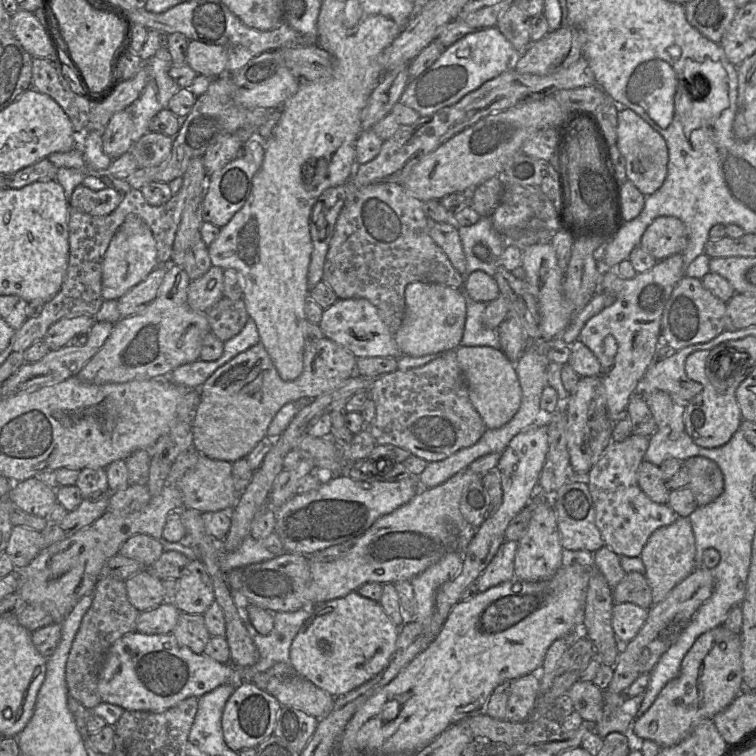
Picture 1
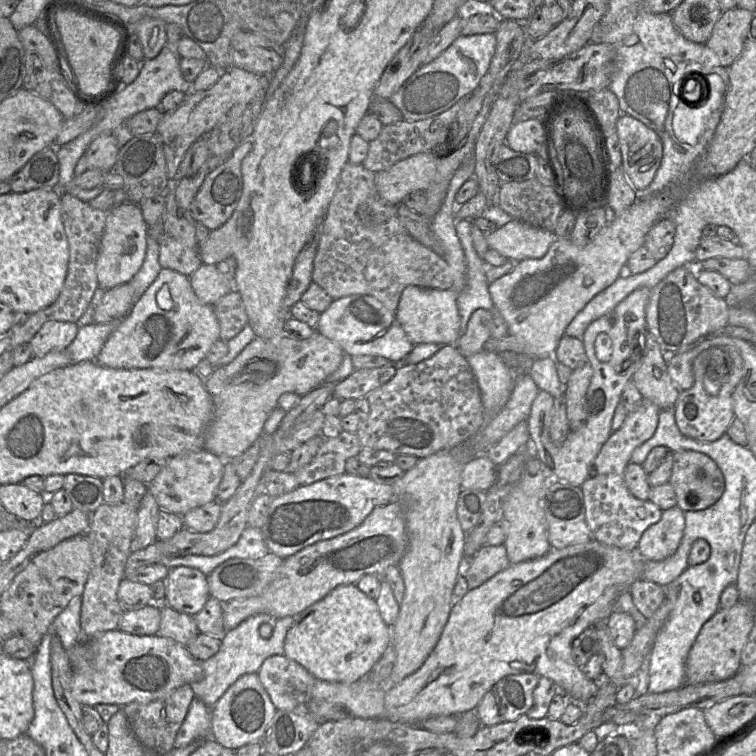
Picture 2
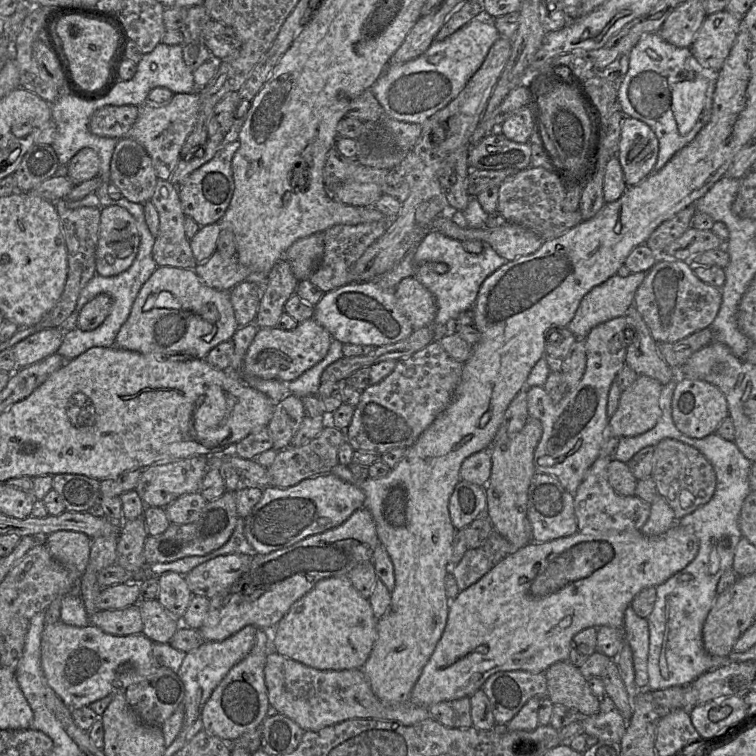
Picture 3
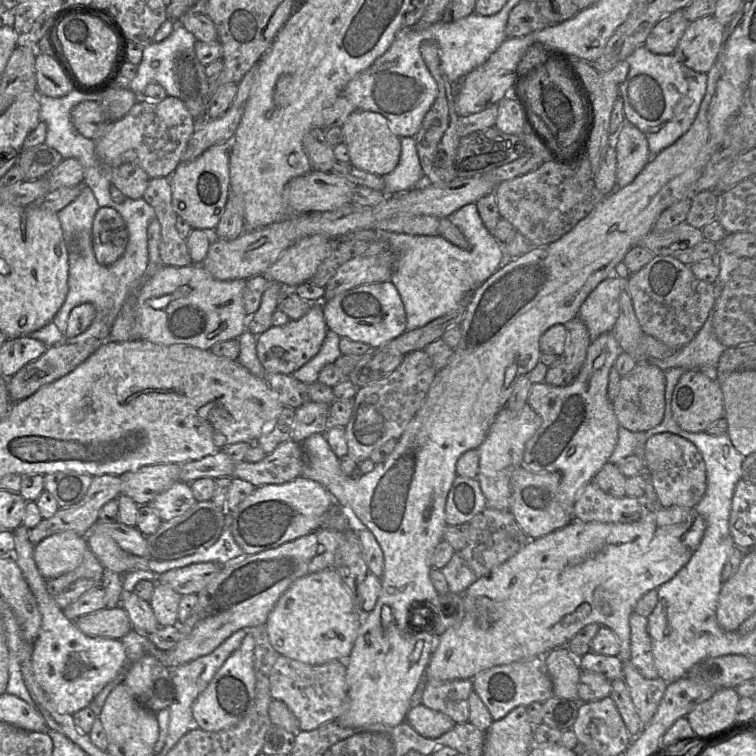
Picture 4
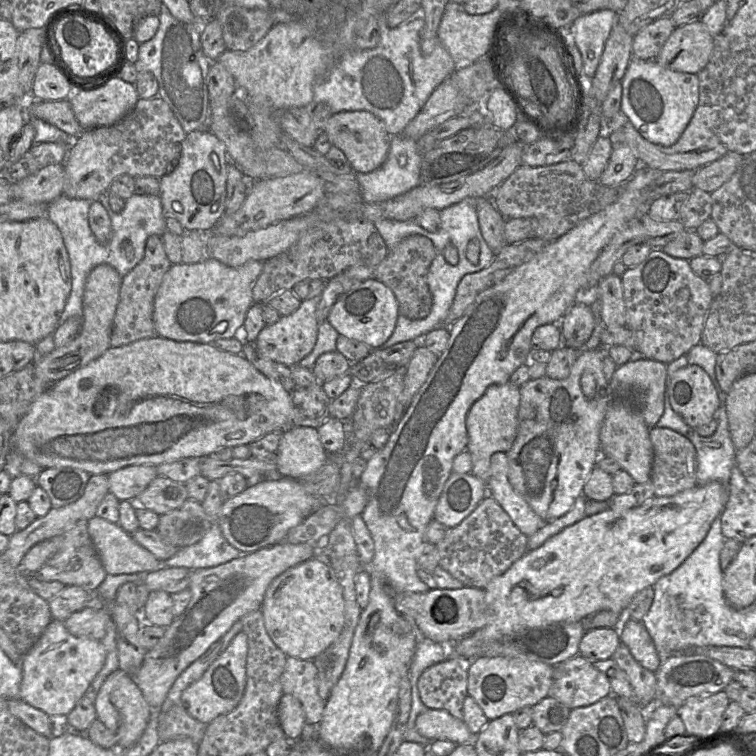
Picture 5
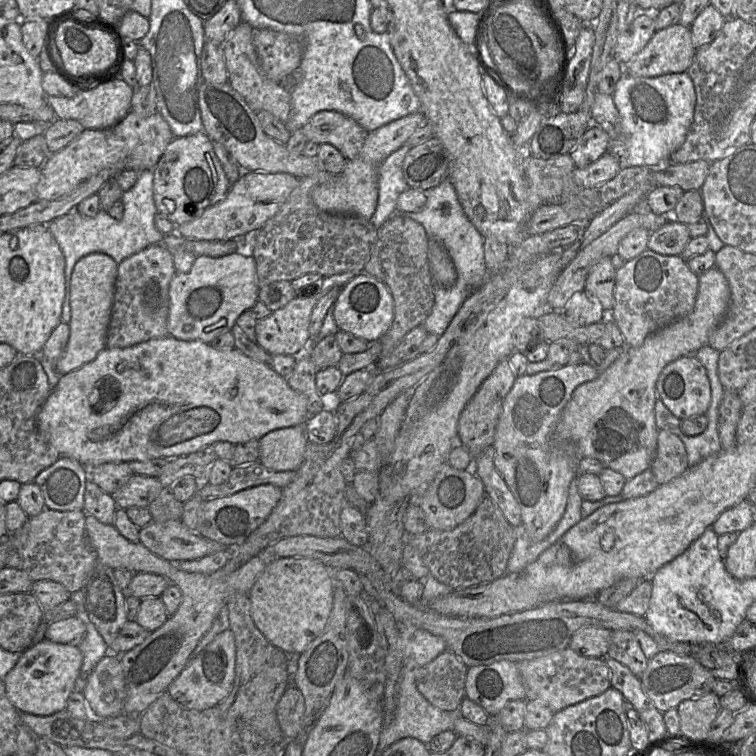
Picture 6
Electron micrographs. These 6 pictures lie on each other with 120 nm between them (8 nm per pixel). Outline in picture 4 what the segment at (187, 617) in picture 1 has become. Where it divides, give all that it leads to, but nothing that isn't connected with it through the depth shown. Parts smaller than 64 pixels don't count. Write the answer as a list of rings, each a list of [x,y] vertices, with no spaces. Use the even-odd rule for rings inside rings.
[[[122,588],[120,606],[122,606],[128,614],[133,629],[137,632],[150,635],[160,627],[150,603],[139,598],[136,593],[124,593]]]

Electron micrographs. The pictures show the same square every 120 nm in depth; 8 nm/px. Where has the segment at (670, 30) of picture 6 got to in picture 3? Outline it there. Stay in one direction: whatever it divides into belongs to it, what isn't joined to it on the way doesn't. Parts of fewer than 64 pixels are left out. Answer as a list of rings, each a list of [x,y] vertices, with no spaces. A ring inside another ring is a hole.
[[[726,9],[707,15],[690,46],[703,67],[721,69],[739,32],[741,18]]]

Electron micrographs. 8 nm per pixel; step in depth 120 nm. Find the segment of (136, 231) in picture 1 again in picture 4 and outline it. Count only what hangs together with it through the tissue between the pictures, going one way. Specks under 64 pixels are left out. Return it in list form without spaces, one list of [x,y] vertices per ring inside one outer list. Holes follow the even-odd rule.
[[[99,208],[92,226],[93,251],[99,264],[108,266],[125,252],[128,230],[121,215],[113,208]]]

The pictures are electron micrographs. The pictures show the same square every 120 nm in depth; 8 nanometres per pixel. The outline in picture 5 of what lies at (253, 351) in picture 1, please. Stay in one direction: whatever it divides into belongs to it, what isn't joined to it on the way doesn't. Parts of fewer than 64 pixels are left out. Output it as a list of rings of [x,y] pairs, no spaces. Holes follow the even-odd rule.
[[[318,298],[302,300],[292,314],[281,316],[275,323],[265,325],[254,342],[259,353],[266,359],[288,367],[297,365],[309,355],[316,344],[320,324],[316,317],[317,304]]]

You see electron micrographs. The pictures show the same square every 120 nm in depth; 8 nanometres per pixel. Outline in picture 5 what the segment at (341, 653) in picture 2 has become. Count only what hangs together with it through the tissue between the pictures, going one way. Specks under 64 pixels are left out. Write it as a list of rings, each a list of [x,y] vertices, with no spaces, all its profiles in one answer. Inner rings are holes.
[[[312,558],[287,569],[269,584],[261,611],[267,633],[287,657],[313,660],[343,629],[343,590],[330,565]]]

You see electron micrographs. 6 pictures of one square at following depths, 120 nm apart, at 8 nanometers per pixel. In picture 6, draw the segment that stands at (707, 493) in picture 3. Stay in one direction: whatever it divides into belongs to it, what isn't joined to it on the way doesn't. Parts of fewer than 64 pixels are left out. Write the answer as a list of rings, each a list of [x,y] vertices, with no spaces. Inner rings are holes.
[[[667,430],[658,431],[656,454],[650,469],[659,485],[670,482],[689,469],[684,443],[677,435]]]

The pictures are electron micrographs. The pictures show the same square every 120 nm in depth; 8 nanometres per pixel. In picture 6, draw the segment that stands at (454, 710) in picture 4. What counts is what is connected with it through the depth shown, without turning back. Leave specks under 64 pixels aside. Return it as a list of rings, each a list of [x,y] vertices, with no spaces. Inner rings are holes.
[[[445,650],[416,672],[417,689],[433,706],[453,711],[466,698],[467,670],[453,652]]]

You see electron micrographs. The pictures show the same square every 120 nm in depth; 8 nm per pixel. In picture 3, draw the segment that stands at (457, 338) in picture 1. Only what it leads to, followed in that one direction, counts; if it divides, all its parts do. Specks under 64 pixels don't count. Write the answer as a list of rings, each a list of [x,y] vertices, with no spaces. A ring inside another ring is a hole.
[[[403,279],[396,287],[395,298],[414,329],[433,325],[437,313],[435,298],[418,280]]]

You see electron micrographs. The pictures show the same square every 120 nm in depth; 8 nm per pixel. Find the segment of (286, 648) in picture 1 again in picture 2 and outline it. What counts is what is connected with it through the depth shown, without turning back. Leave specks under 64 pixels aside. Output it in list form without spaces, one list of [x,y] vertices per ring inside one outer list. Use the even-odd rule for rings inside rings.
[[[259,613],[250,616],[237,627],[225,631],[220,636],[221,645],[218,652],[201,662],[203,678],[190,685],[195,697],[212,709],[218,699],[238,678],[244,674],[257,673],[266,658],[273,655],[284,655],[284,640],[292,624],[293,617],[287,616],[275,619],[270,614]],[[263,623],[272,626],[272,633],[268,638],[262,638],[259,635],[258,629]]]

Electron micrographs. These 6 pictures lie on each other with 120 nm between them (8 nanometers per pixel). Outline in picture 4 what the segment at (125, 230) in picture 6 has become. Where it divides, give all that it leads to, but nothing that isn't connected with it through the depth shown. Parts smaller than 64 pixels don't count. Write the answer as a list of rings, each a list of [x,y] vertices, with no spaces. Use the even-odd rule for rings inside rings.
[[[83,186],[77,198],[57,213],[68,247],[69,277],[67,297],[52,322],[65,333],[73,308],[86,302],[95,307],[95,317],[88,329],[76,337],[64,339],[63,342],[66,343],[82,343],[91,338],[107,341],[126,298],[142,284],[142,276],[148,266],[147,230],[149,223],[155,218],[154,209],[142,198],[126,198],[122,203],[115,203],[114,209],[127,226],[128,242],[124,254],[113,264],[104,266],[98,263],[93,251],[92,226],[99,208],[92,190]]]

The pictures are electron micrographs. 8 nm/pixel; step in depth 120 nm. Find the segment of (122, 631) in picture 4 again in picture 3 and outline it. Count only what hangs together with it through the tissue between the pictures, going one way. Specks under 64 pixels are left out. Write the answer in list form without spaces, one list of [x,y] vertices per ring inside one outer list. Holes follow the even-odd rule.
[[[137,605],[117,610],[97,611],[88,616],[88,621],[105,633],[116,636],[141,634],[143,631],[140,609]]]

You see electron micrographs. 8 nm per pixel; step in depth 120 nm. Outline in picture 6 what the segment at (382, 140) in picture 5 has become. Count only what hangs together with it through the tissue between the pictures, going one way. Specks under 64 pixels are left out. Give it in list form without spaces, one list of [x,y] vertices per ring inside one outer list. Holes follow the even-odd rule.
[[[320,111],[302,127],[308,141],[328,143],[349,160],[355,159],[369,132],[352,118],[337,111]]]

